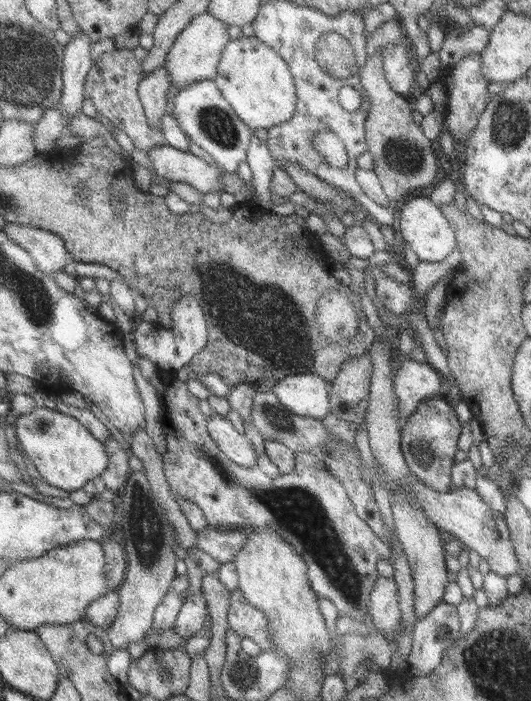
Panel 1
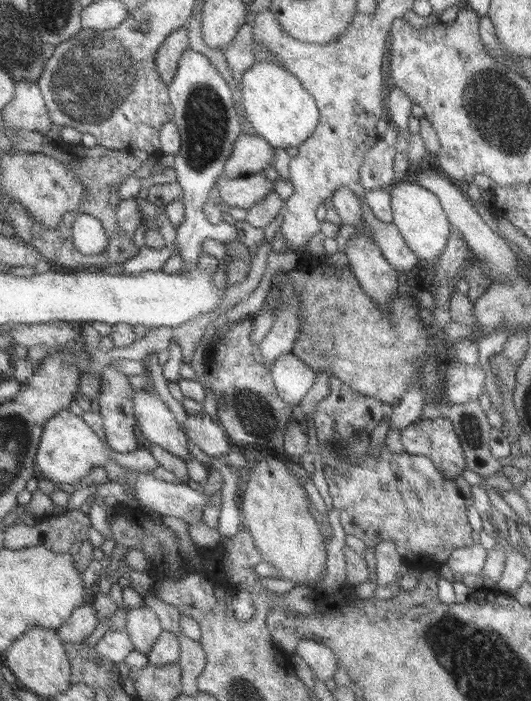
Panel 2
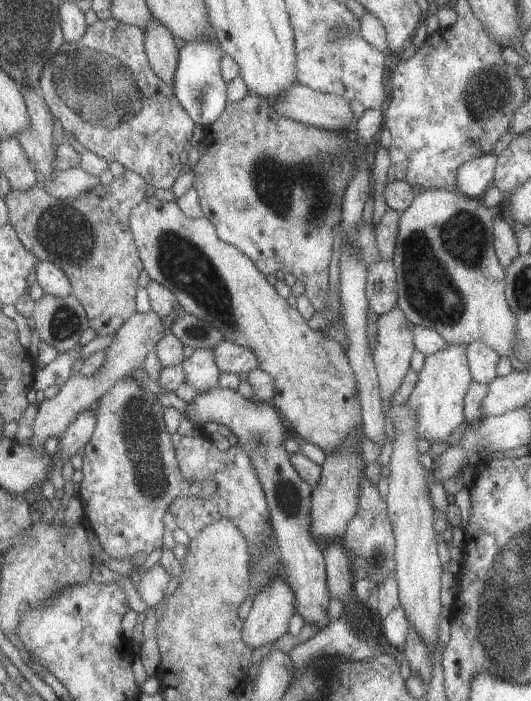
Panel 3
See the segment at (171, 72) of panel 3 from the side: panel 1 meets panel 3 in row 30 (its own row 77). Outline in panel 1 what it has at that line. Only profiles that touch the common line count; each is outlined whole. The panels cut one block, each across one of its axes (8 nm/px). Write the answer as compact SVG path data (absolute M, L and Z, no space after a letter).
M161 65L151 71L140 84L139 96L142 100L144 111L150 120L152 127L161 129L161 120L167 115L167 104L169 104L169 90L171 90L172 80L170 70Z

